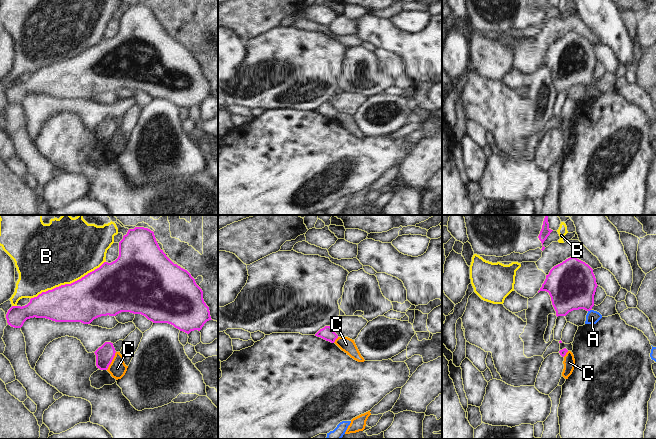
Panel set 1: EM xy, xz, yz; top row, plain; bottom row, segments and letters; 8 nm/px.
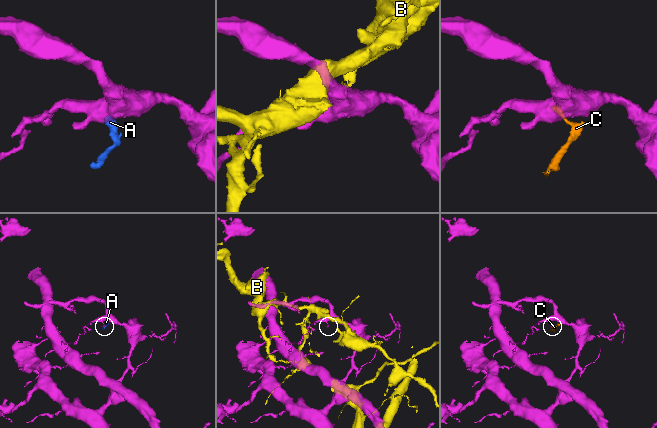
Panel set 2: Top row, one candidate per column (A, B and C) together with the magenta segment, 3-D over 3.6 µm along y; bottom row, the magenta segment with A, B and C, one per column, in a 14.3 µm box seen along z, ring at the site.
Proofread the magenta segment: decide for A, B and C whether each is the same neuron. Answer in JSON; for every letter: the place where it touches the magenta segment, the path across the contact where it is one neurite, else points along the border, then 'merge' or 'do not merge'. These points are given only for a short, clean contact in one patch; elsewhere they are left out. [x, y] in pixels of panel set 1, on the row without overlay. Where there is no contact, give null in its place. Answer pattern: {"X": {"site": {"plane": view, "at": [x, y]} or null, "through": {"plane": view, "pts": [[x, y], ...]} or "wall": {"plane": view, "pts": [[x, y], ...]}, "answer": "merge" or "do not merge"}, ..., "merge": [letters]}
{"A": {"site": {"plane": "yz", "at": [589, 86]}, "through": {"plane": "yz", "pts": [[571, 61], [585, 76], [589, 86], [592, 93]]}, "answer": "merge"}, "B": {"site": {"plane": "xy", "at": [67, 60]}, "answer": "do not merge"}, "C": {"site": {"plane": "xy", "at": [111, 137]}, "wall": {"plane": "xy", "pts": [[116, 128], [106, 145]]}, "answer": "do not merge"}, "merge": ["A"]}

